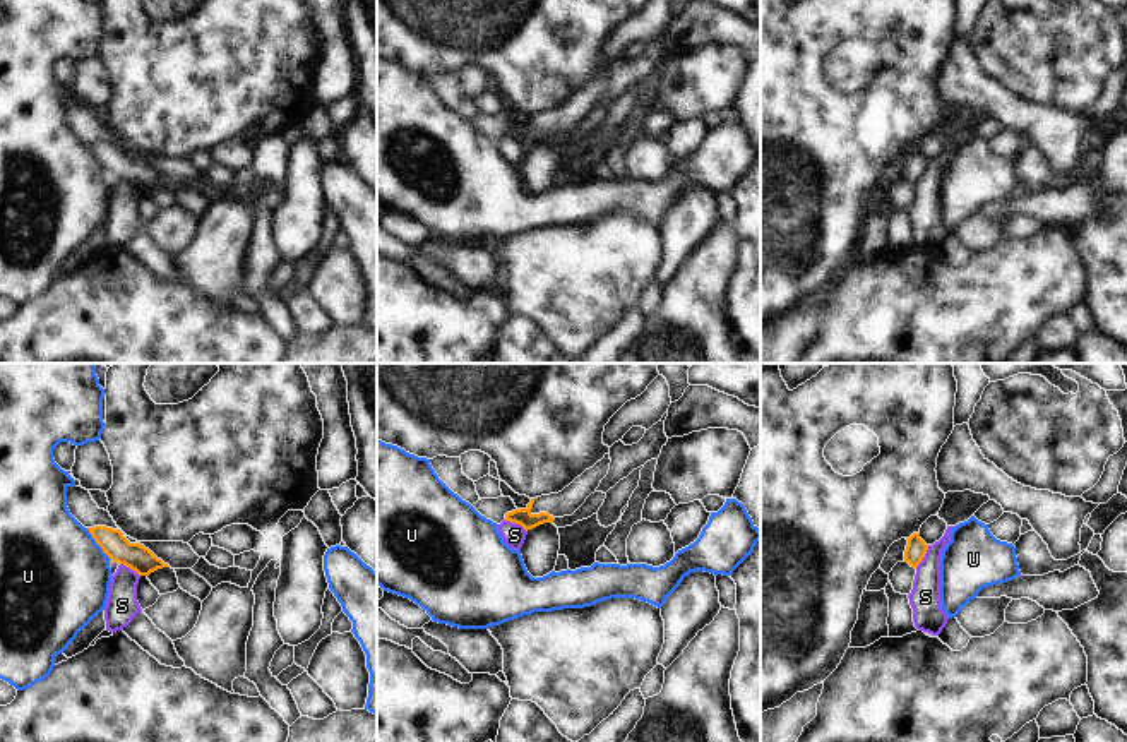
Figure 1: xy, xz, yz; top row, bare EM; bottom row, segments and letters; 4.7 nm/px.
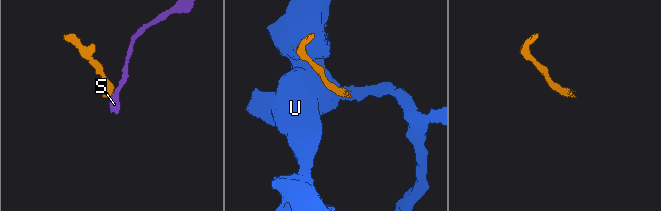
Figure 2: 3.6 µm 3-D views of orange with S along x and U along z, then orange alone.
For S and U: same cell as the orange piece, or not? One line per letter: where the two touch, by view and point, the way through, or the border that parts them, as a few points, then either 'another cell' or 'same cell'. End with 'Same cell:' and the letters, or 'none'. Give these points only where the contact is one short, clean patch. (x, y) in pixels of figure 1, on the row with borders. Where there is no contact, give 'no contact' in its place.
S: yz (924, 556) | along yz (929, 545), (924, 559), (915, 568) | another cell
U: xy (96, 542) | another cell
Same cell: none

